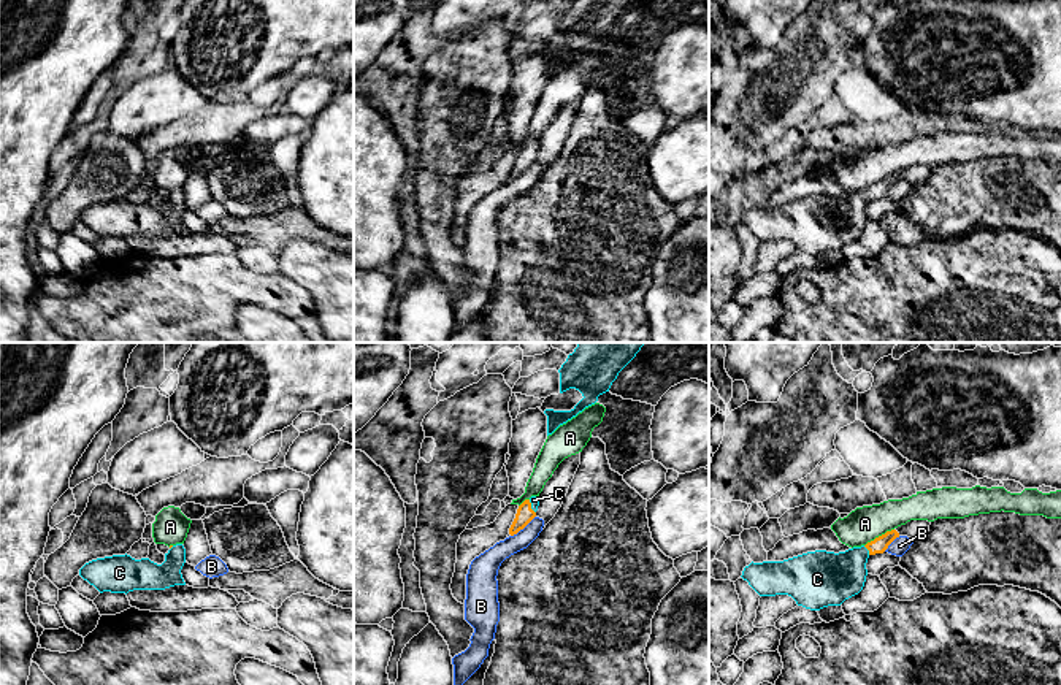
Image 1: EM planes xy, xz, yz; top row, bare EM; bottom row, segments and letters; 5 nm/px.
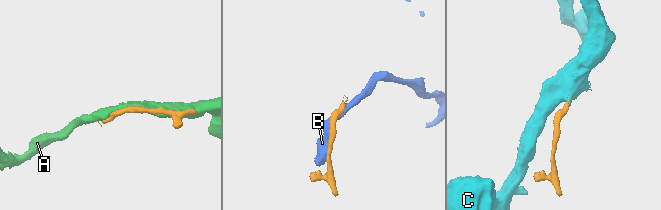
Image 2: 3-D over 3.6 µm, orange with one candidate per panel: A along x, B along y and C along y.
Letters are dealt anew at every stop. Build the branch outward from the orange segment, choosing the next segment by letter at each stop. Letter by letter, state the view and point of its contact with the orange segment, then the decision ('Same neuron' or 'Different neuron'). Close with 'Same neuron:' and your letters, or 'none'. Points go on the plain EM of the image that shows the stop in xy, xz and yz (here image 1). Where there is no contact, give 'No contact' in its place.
A: Touches orange at yz (879, 181). Different neuron
B: Touches orange at xz (522, 173). Different neuron
C: Touches orange at yz (868, 194). Same neuron
Same neuron: C

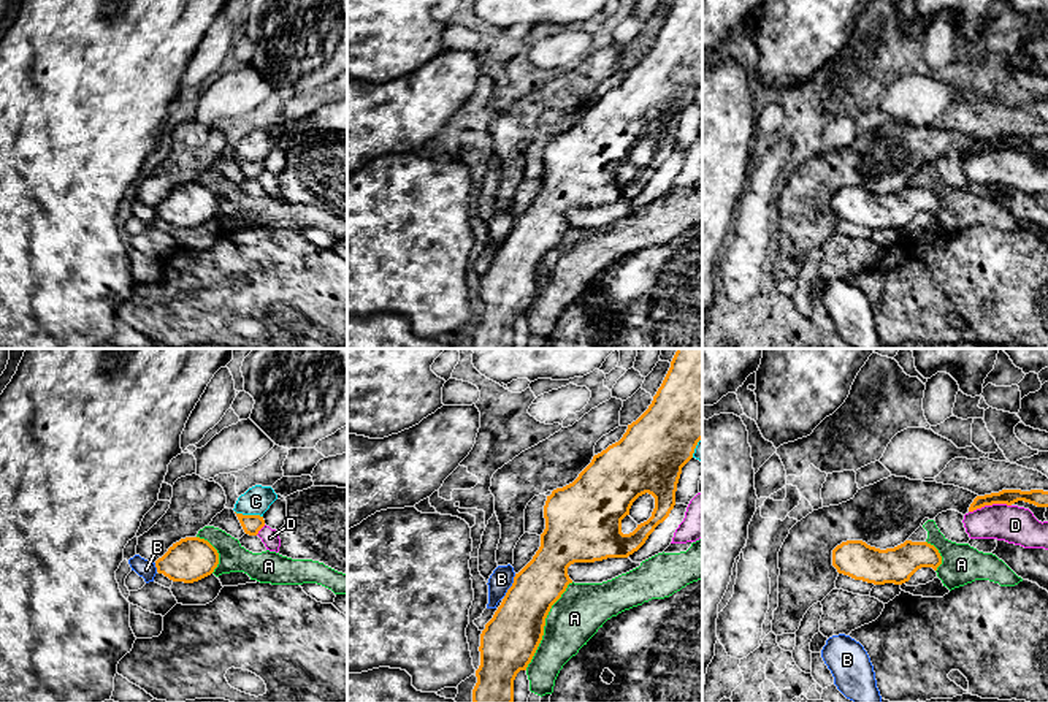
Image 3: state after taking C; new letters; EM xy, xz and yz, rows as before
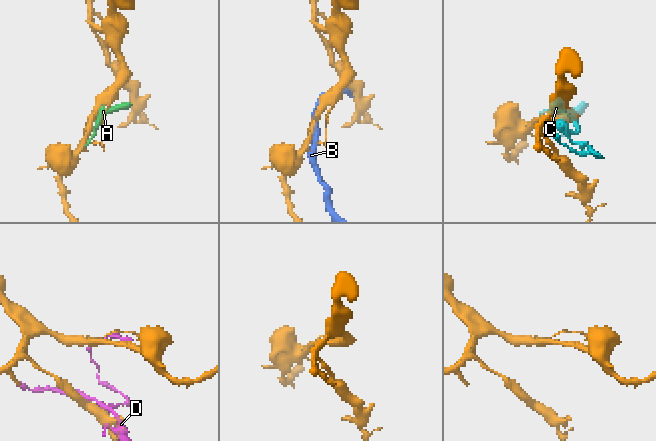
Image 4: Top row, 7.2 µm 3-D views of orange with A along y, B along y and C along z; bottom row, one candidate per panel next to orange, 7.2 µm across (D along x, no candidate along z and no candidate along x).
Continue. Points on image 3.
A: Touches orange at xz (544, 270). Different neuron
B: Touches orange at xz (512, 230). Different neuron
C: Touches orange at xy (249, 160). Different neuron
D: Touches orange at yz (990, 149). Different neuron
Same neuron: none

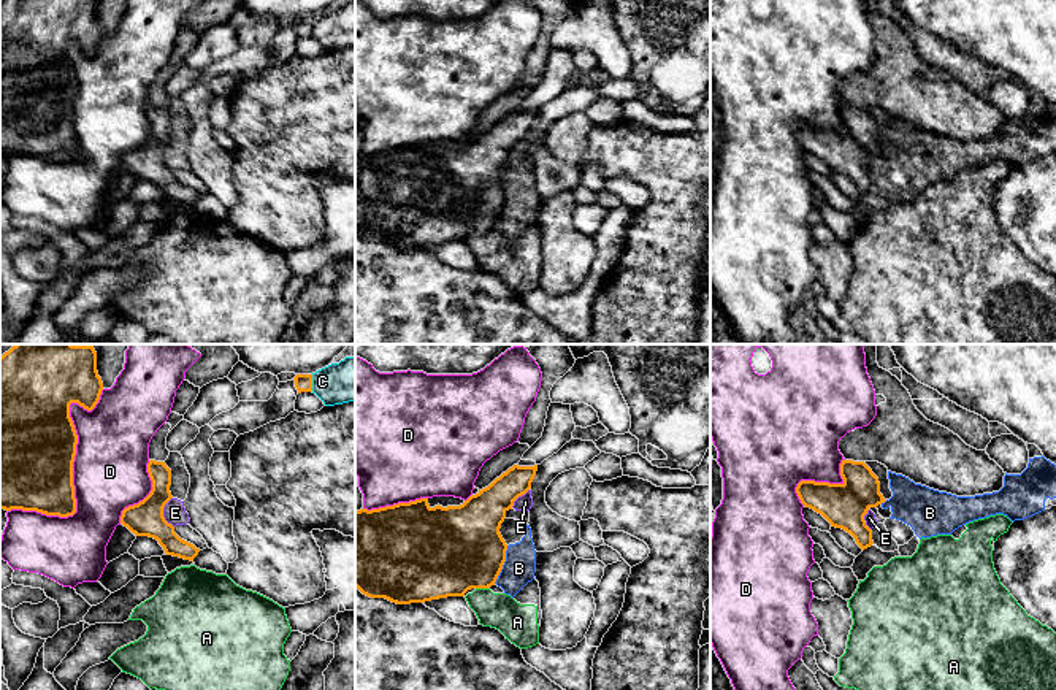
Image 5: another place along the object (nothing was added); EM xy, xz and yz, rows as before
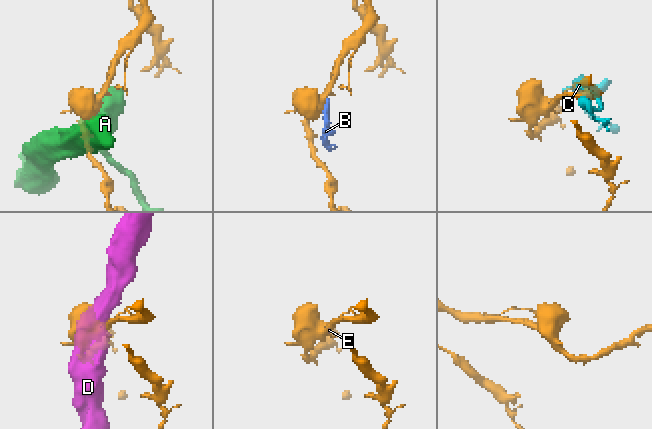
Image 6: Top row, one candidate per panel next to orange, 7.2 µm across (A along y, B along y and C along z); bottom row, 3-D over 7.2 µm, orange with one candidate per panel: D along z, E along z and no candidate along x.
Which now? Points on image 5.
A: Touches orange at xz (482, 232). Different neuron
B: Touches orange at xz (503, 208). Different neuron
C: Touches orange at xy (311, 27). Different neuron
D: Touches orange at xy (72, 116). Different neuron
E: Touches orange at xy (162, 157). Different neuron
Same neuron: none

